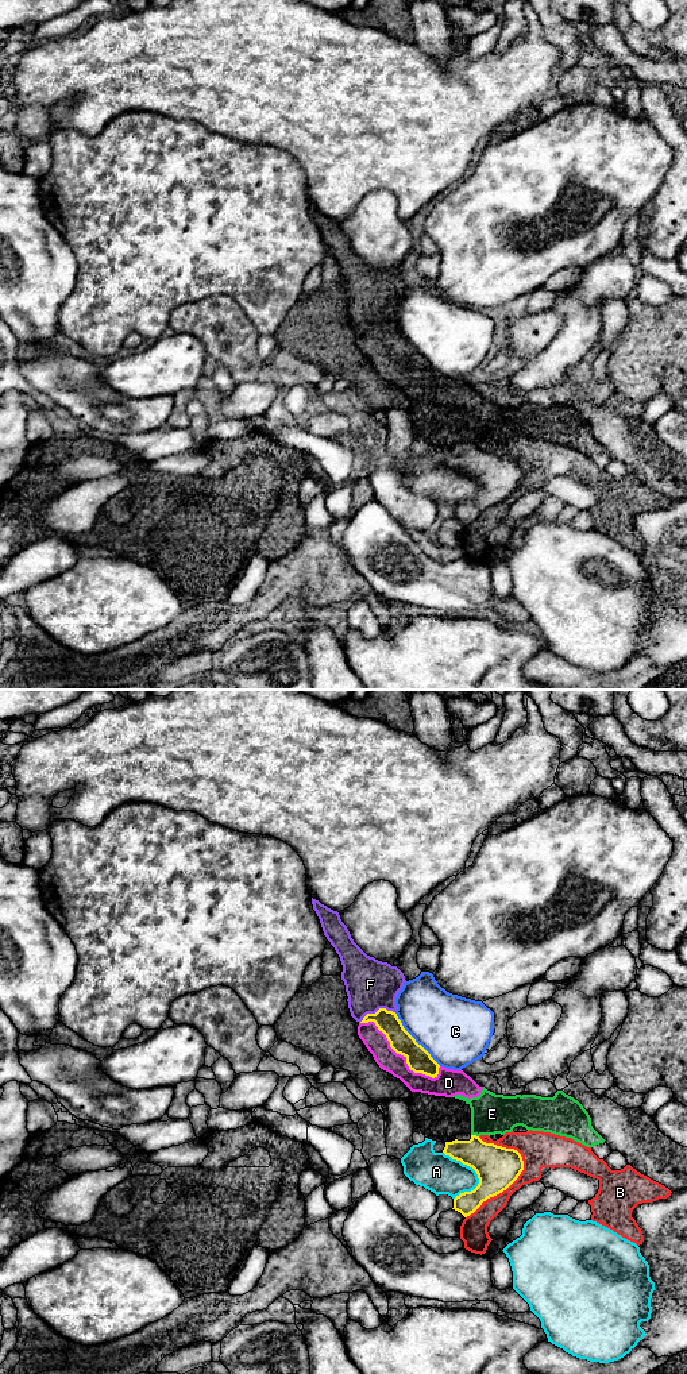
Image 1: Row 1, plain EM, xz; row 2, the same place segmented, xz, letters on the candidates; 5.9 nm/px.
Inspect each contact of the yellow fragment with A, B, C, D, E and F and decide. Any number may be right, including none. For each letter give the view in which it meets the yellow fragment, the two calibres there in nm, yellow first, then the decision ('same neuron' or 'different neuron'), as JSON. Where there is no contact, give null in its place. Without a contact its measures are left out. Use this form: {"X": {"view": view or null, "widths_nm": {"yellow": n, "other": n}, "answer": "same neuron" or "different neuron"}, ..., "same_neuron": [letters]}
{"A": {"view": "xz", "widths_nm": {"yellow": 260, "other": 240}, "answer": "different neuron"}, "B": {"view": "xz", "widths_nm": {"yellow": 260, "other": 140}, "answer": "different neuron"}, "C": {"view": "xz", "widths_nm": {"yellow": 150, "other": 400}, "answer": "different neuron"}, "D": {"view": "xz", "widths_nm": {"yellow": 150, "other": 140}, "answer": "different neuron"}, "E": {"view": "xz", "widths_nm": {"yellow": 260, "other": 240}, "answer": "different neuron"}, "F": {"view": "xz", "widths_nm": {"yellow": 140, "other": 300}, "answer": "different neuron"}, "same_neuron": []}

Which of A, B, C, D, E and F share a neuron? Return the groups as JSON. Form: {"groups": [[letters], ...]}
{"groups": [["A"], ["B", "D", "E", "F"], ["C"]]}

